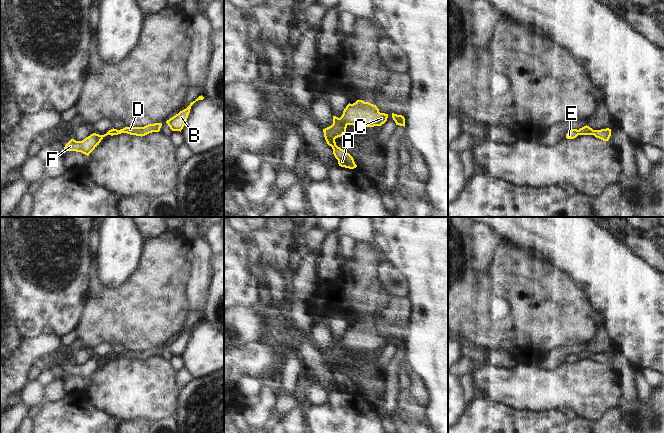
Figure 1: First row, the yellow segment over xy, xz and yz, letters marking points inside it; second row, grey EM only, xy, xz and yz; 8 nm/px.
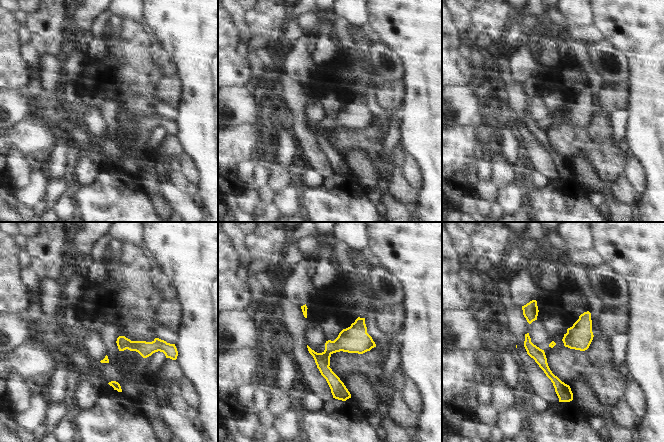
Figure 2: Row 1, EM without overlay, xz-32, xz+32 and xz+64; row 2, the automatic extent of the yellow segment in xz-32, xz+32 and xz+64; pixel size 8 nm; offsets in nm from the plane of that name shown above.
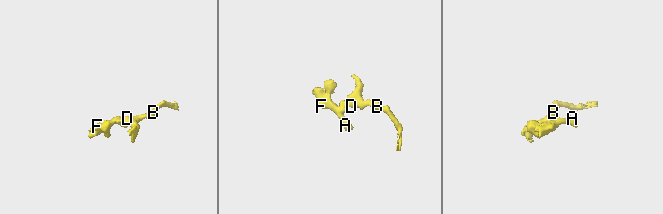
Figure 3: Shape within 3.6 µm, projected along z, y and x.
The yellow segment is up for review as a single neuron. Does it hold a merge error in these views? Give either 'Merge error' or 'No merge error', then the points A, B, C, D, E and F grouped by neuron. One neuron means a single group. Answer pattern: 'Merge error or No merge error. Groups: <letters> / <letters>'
Merge error. Groups: A F / B C D E

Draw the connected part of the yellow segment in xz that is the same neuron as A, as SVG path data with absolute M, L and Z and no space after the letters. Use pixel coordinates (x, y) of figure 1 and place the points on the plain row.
M333 347L331 350L323 353L324 361L329 370L333 373L333 378L338 384L338 388L341 391L354 393L357 389L354 386L353 381L345 374L336 369L335 363L341 361L346 357L347 349L340 347Z

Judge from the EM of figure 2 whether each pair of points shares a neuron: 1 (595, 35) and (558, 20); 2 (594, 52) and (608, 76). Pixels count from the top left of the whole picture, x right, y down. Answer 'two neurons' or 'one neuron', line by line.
1: one neuron
2: one neuron

